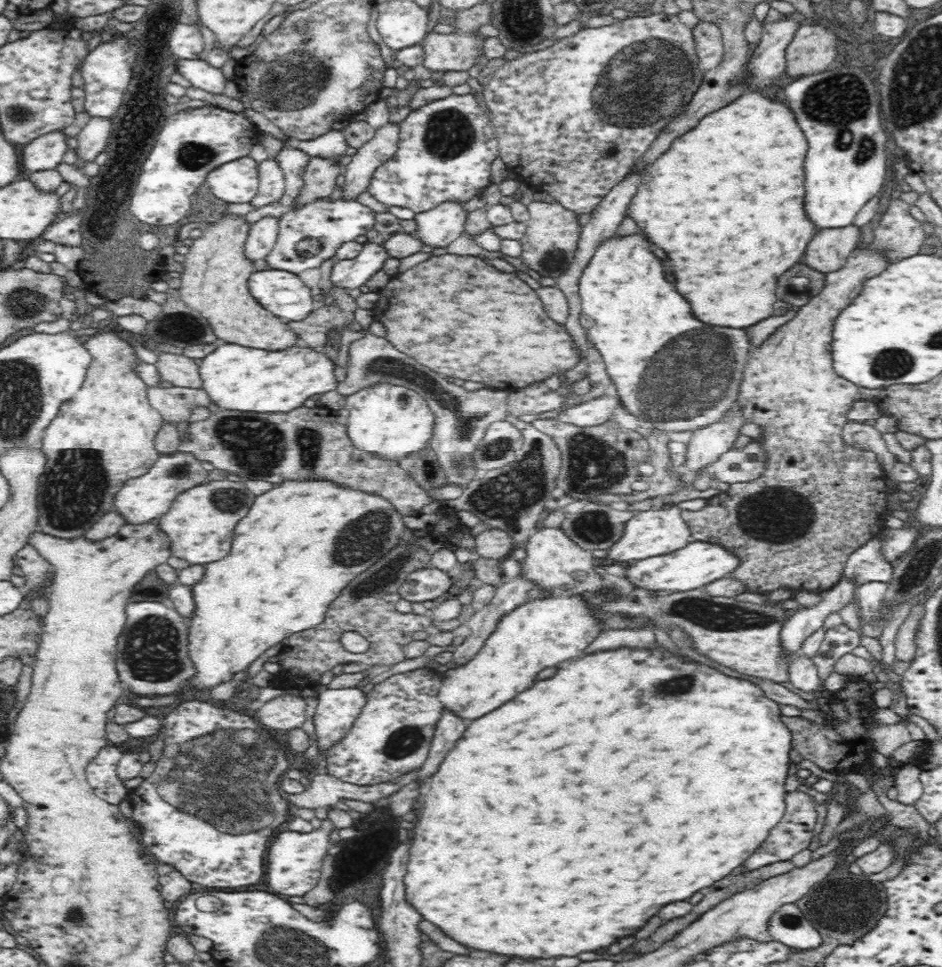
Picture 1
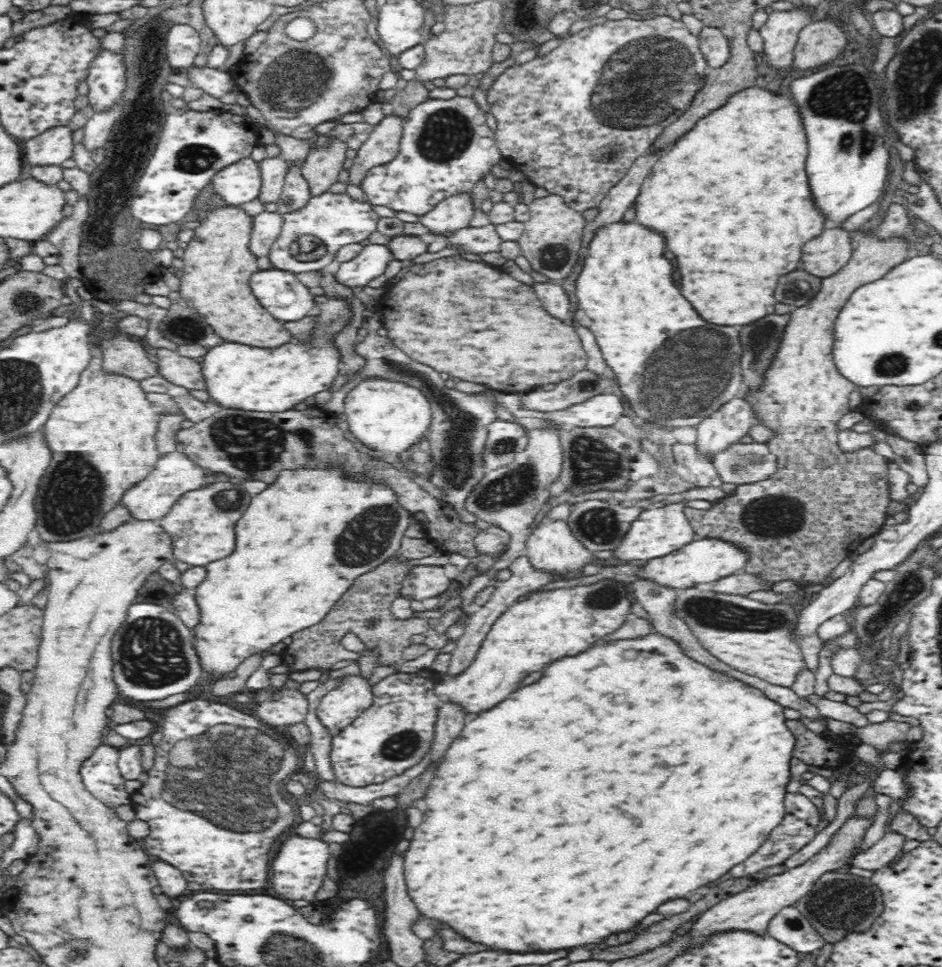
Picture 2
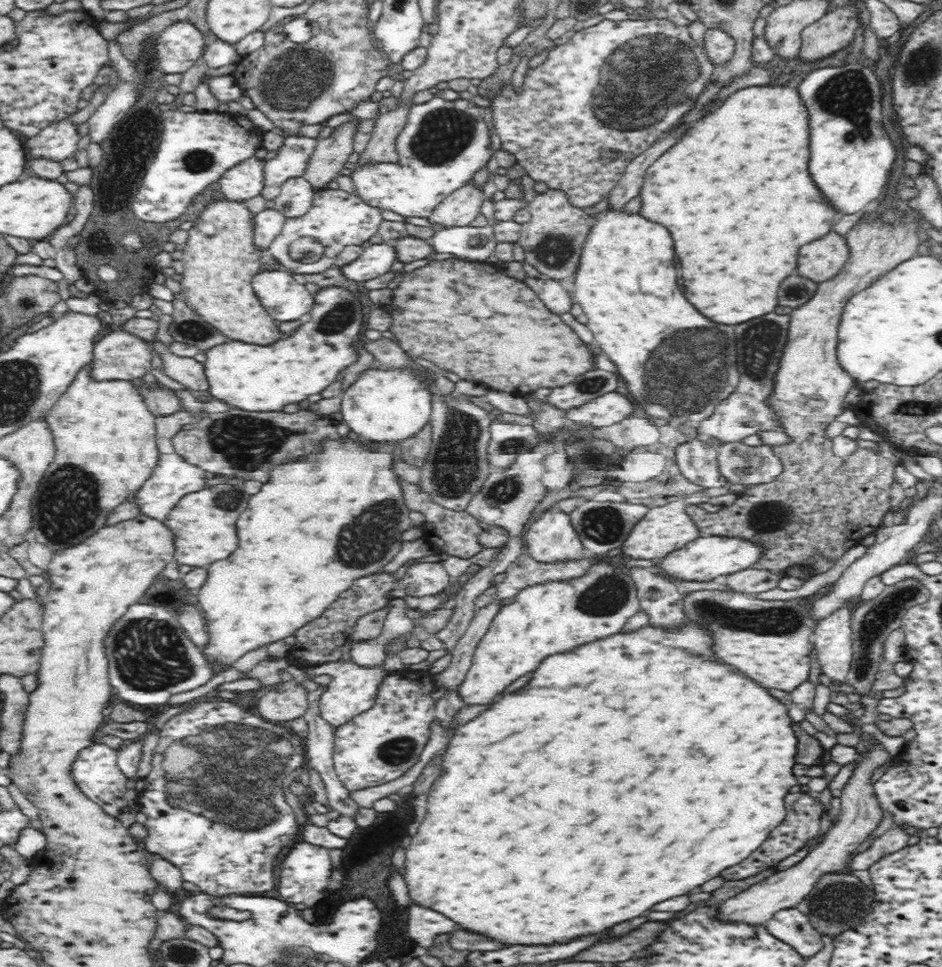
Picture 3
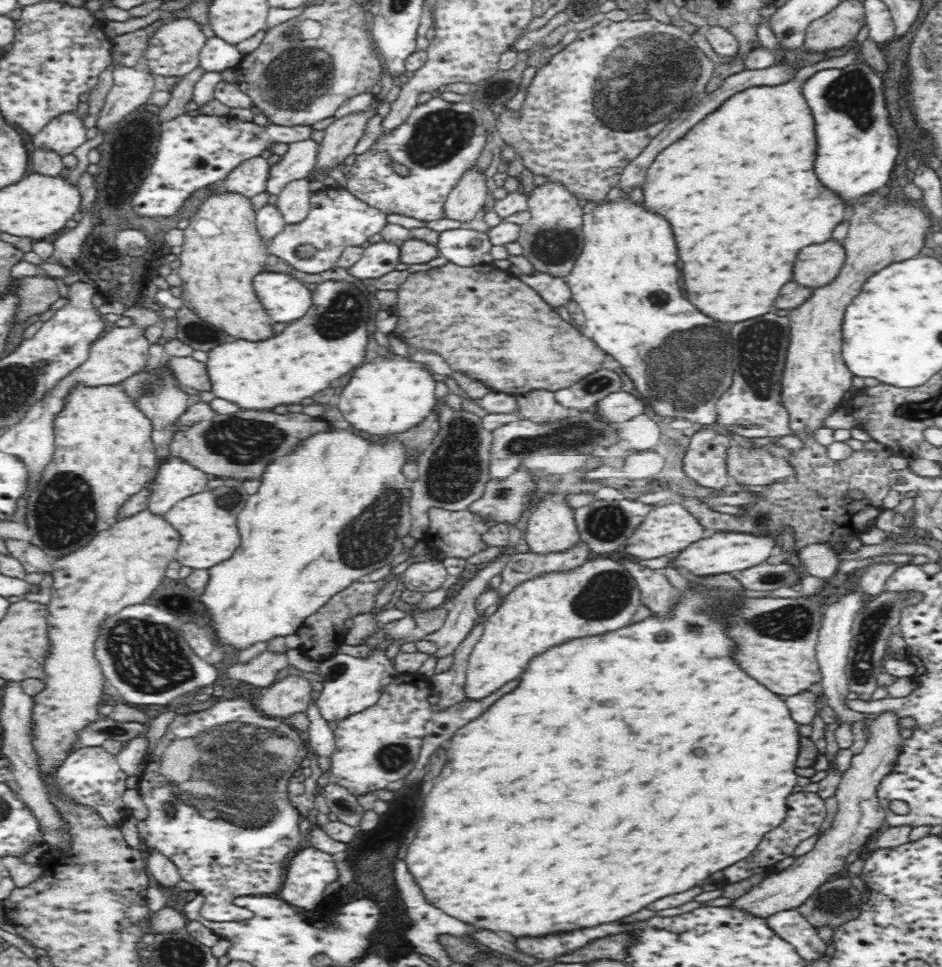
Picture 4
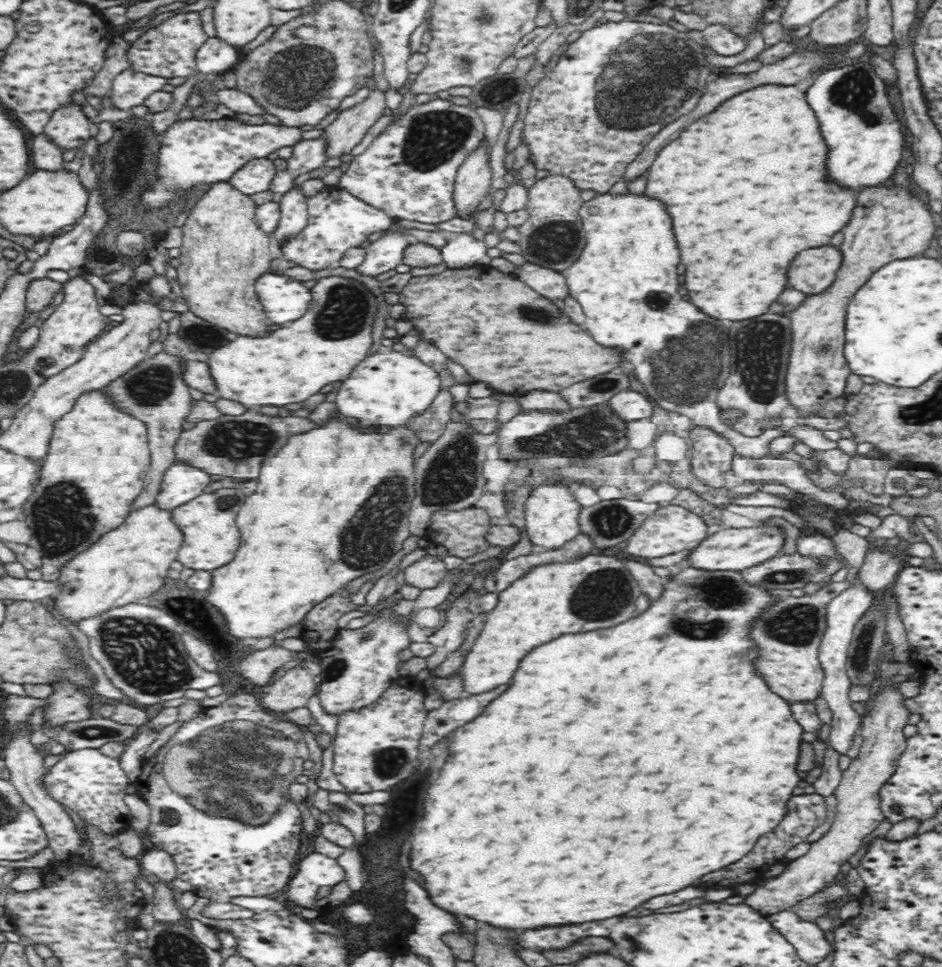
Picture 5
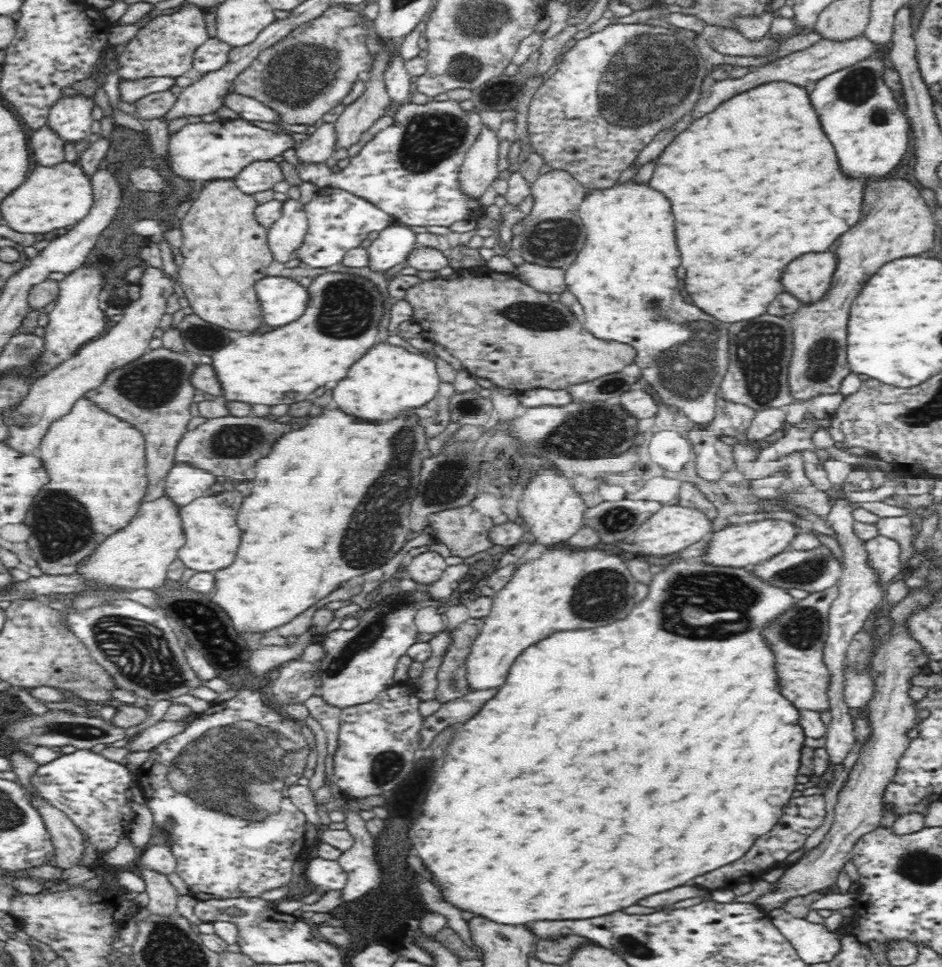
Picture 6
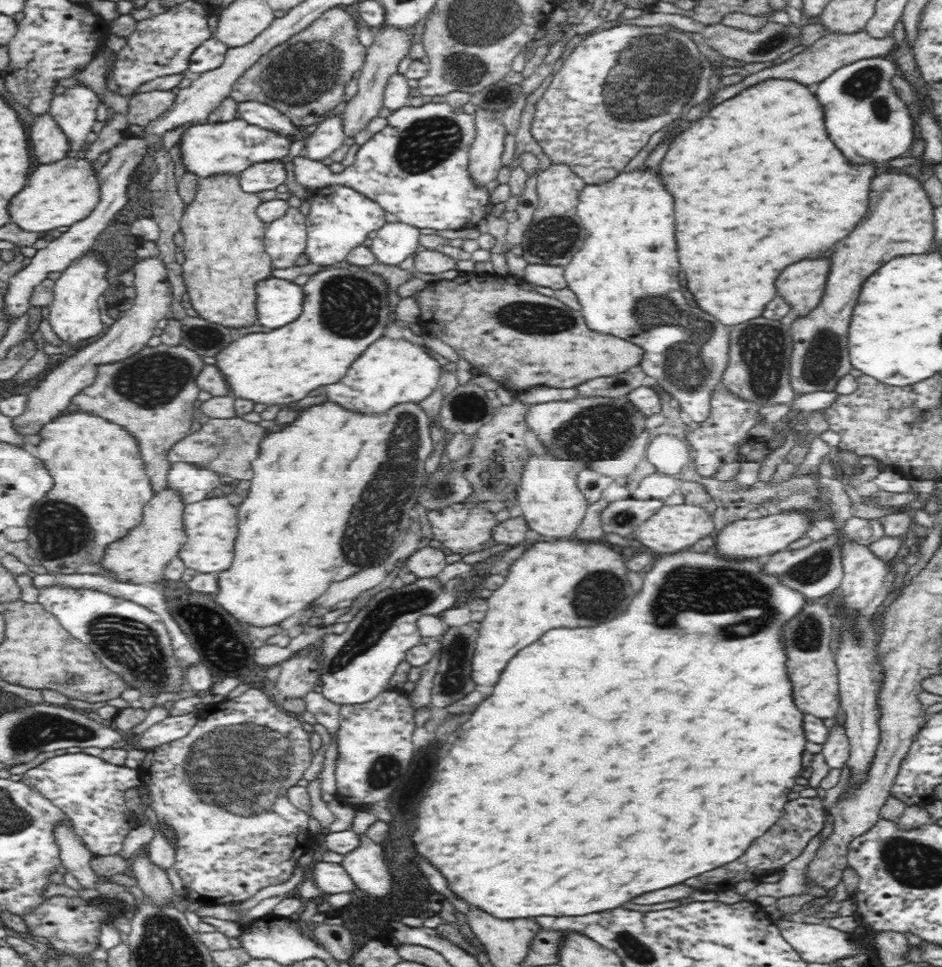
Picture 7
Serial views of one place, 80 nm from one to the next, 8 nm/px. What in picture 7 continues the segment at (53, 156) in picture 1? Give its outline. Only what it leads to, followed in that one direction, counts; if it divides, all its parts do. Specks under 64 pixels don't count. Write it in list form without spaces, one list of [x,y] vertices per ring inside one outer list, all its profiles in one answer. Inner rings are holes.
[[[86,85],[67,88],[63,94],[56,95],[51,100],[49,113],[52,115],[52,119],[56,121],[56,125],[62,129],[62,133],[68,137],[72,149],[84,148],[84,140],[92,132],[92,126],[96,122],[96,108],[98,108],[98,104],[100,104],[98,96]]]

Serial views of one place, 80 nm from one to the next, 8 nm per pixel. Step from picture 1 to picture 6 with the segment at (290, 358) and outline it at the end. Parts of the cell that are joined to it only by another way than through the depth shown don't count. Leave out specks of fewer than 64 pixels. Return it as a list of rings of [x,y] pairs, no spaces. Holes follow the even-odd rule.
[[[328,272],[314,277],[307,292],[309,301],[306,311],[296,322],[290,322],[288,326],[282,328],[277,327],[266,334],[252,333],[256,336],[242,336],[212,354],[211,365],[216,371],[216,378],[220,381],[222,397],[228,401],[246,402],[251,406],[254,404],[278,406],[302,402],[316,388],[324,384],[335,384],[338,380],[346,378],[349,368],[355,363],[354,360],[360,360],[378,342],[378,326],[384,314],[384,304],[380,291],[372,281],[354,274]]]

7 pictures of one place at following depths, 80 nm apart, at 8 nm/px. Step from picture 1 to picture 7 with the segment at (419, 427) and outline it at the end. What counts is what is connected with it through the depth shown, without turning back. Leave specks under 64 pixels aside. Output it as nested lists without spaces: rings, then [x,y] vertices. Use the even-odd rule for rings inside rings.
[[[384,336],[366,348],[344,378],[326,386],[326,394],[336,404],[354,408],[354,412],[387,413],[397,404],[420,404],[436,390],[441,373],[441,363],[428,356],[422,346]]]

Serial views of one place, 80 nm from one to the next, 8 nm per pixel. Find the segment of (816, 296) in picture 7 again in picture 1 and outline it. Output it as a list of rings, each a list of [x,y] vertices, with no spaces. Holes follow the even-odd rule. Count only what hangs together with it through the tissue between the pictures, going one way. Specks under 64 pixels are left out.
[[[854,223],[838,228],[825,228],[815,233],[805,249],[805,263],[826,274],[844,266],[861,241],[861,229]]]

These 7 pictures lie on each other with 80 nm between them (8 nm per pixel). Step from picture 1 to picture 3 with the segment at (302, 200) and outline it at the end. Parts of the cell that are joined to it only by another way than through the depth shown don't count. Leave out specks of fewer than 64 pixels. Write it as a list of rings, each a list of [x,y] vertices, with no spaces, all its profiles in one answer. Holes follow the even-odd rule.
[[[348,122],[335,128],[335,132],[327,137],[320,138],[314,152],[310,154],[303,178],[309,182],[313,189],[318,192],[327,188],[328,184],[340,175],[339,172],[348,162],[348,156],[354,152],[352,146],[352,136],[354,136],[356,123]]]

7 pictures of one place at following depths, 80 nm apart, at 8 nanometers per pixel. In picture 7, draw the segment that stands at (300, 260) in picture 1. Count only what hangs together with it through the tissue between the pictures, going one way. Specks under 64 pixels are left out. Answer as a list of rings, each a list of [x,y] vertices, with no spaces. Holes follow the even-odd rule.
[[[330,186],[313,191],[310,212],[306,216],[307,246],[304,254],[308,262],[332,267],[368,239],[368,234],[388,224],[386,212],[373,200],[344,186]]]

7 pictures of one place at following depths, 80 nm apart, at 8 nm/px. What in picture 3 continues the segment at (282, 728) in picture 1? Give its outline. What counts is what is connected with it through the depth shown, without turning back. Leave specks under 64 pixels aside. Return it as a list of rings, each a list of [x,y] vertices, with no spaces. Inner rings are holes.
[[[289,678],[274,685],[260,701],[254,703],[258,714],[266,721],[284,724],[298,720],[308,710],[309,693]]]

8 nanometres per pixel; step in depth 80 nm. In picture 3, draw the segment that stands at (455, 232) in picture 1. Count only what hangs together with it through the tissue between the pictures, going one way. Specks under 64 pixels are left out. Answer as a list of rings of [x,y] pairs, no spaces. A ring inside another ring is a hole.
[[[468,184],[443,199],[433,215],[428,216],[426,220],[442,228],[469,226],[484,210],[483,190]]]

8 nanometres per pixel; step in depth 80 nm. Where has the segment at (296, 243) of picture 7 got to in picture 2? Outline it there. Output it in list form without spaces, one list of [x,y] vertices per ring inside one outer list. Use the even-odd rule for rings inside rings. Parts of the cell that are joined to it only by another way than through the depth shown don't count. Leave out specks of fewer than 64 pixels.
[[[290,162],[286,168],[281,198],[276,202],[281,215],[306,207],[312,198],[309,185],[301,173],[301,164],[302,162]]]

